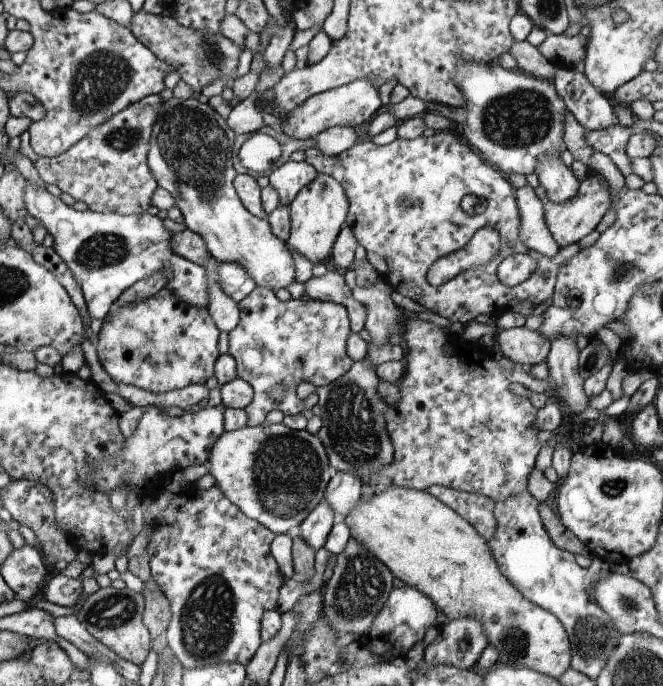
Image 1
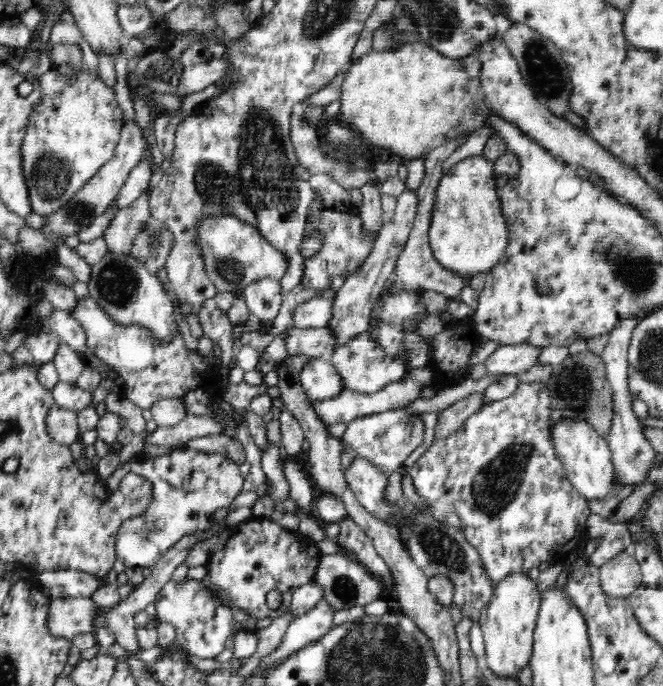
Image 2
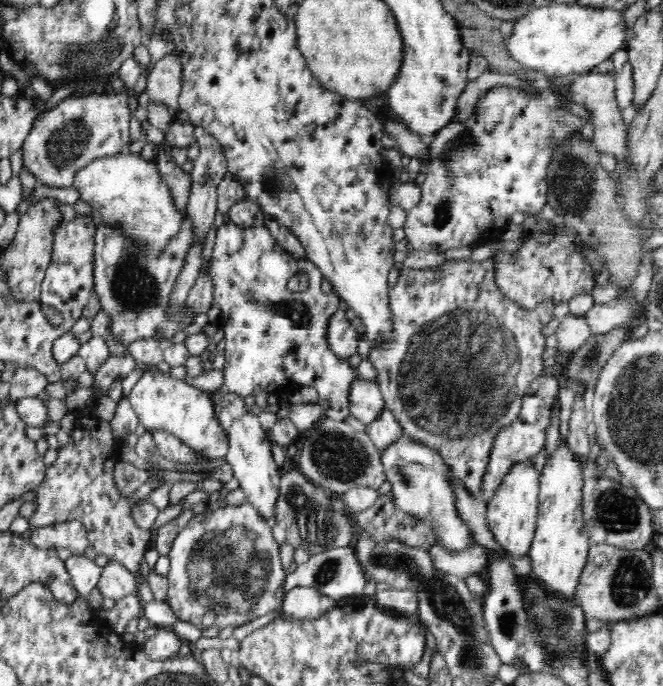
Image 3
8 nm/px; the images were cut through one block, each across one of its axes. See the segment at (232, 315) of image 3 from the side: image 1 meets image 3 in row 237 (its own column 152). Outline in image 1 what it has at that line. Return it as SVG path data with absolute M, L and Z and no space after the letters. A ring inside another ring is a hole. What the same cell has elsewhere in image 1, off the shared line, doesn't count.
M30 181L26 184L26 210L28 210L28 215L36 218L52 236L53 248L66 262L78 286L80 286L91 318L105 319L109 315L110 309L115 307L115 303L127 288L143 278L148 278L150 274L162 270L169 277L166 290L174 292L180 300L184 300L190 306L209 310L207 306L210 302L210 294L208 294L210 284L208 284L205 268L178 256L174 252L172 241L174 234L165 229L163 220L157 215L153 216L148 212L139 215L97 213L90 209L85 212L78 212L73 207L67 206L60 197L52 195L48 189L30 184Z

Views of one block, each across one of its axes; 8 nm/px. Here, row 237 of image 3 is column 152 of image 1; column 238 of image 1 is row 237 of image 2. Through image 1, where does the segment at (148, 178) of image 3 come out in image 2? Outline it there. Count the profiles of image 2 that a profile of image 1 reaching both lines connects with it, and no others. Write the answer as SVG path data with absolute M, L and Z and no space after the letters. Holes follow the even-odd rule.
M201 215L197 219L196 235L193 239L201 247L200 256L204 259L204 269L217 291L232 293L234 290L244 290L248 284L260 278L280 281L286 274L287 256L274 249L255 226L236 218L235 215Z

